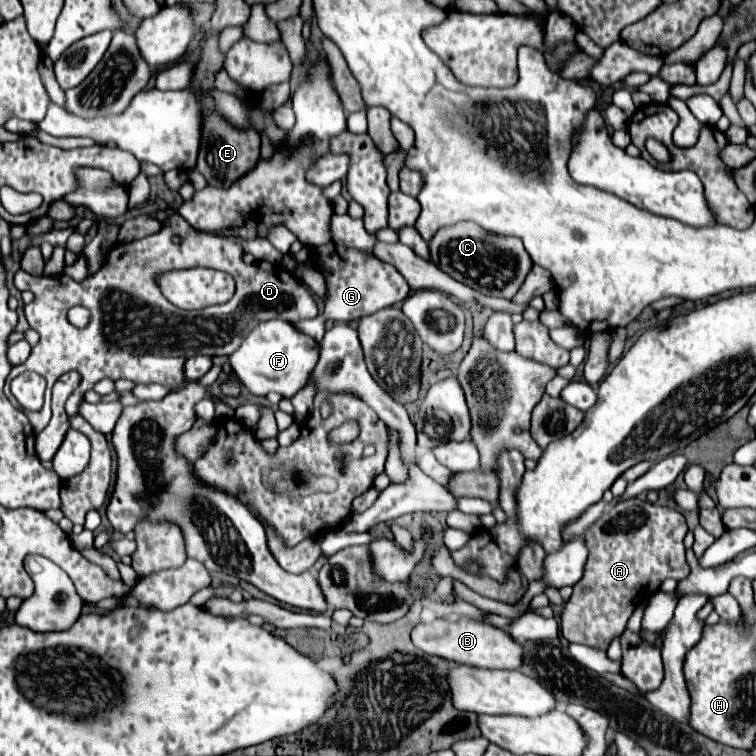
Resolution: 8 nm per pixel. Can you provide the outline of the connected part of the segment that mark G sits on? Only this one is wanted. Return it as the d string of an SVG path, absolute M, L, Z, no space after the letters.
M325 243L313 249L313 255L319 261L318 267L323 271L327 283L327 293L323 297L325 303L325 317L333 321L353 321L365 315L371 315L383 307L401 303L409 293L411 287L405 283L403 275L389 263L381 263L373 255L361 255L361 251L351 251L351 247Z

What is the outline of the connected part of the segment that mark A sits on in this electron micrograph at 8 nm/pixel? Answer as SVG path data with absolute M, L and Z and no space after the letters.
M643 497L621 501L609 511L605 511L601 519L595 521L585 533L585 543L589 551L587 567L583 569L583 577L579 579L579 583L575 583L575 597L571 595L571 599L563 607L561 613L563 637L569 643L583 643L595 649L607 649L609 641L625 631L625 623L635 611L635 607L641 601L649 599L665 579L681 581L689 575L689 565L683 557L685 533L687 533L687 523L677 509L653 505Z

